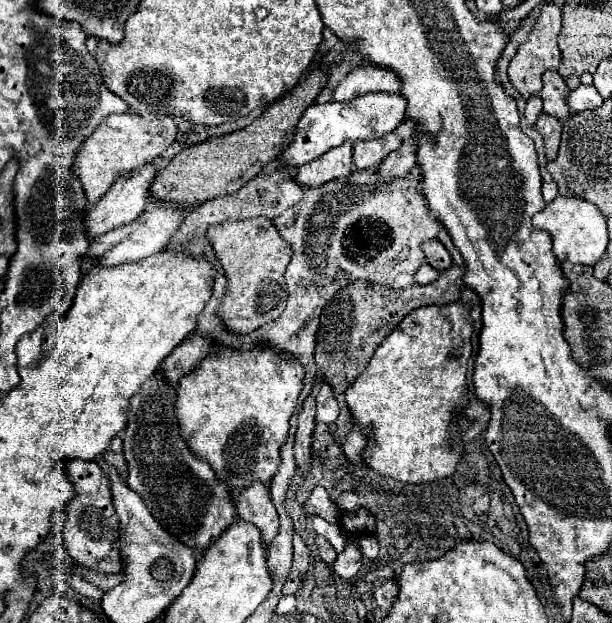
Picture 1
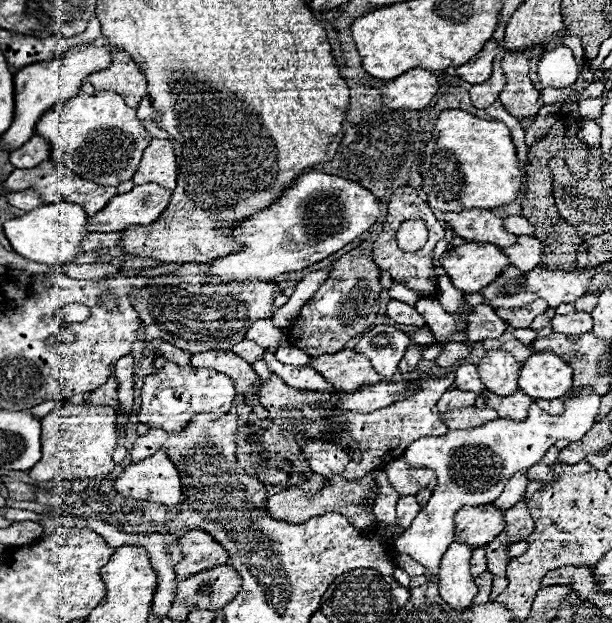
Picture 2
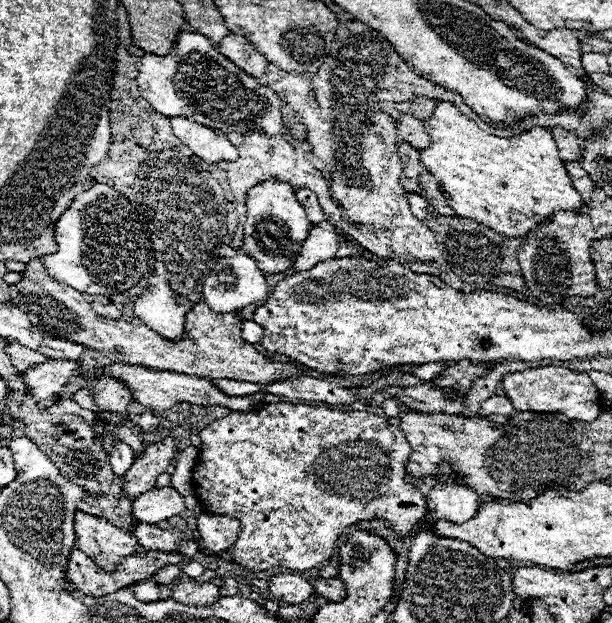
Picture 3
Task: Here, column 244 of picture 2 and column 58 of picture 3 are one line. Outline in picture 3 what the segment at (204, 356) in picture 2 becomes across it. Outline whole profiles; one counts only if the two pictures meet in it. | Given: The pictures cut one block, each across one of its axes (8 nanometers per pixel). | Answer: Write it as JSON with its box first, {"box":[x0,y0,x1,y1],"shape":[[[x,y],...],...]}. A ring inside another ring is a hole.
{"box":[24,360,80,402],"shape":[[[48,360],[46,364],[40,364],[24,374],[26,390],[32,394],[36,402],[46,400],[54,394],[58,394],[58,388],[68,384],[72,374],[76,376],[76,370],[80,368],[80,360]]]}

